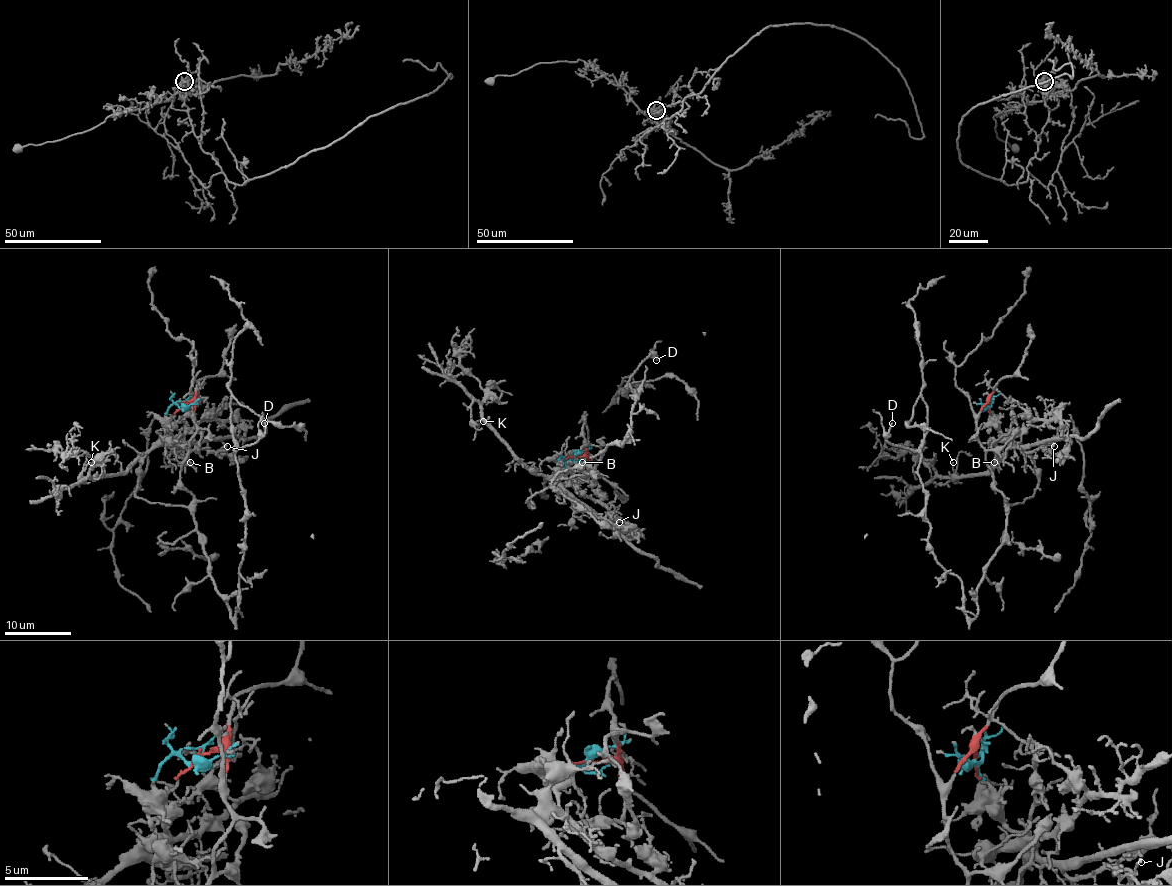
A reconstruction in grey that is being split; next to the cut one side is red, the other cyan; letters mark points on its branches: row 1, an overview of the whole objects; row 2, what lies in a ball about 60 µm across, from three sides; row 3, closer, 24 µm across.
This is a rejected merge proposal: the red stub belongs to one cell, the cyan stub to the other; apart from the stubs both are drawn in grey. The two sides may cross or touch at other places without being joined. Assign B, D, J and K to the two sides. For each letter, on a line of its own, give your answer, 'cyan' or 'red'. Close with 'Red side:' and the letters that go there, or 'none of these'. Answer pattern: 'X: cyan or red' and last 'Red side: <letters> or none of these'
B: cyan
D: red
J: cyan
K: cyan
Red side: D

